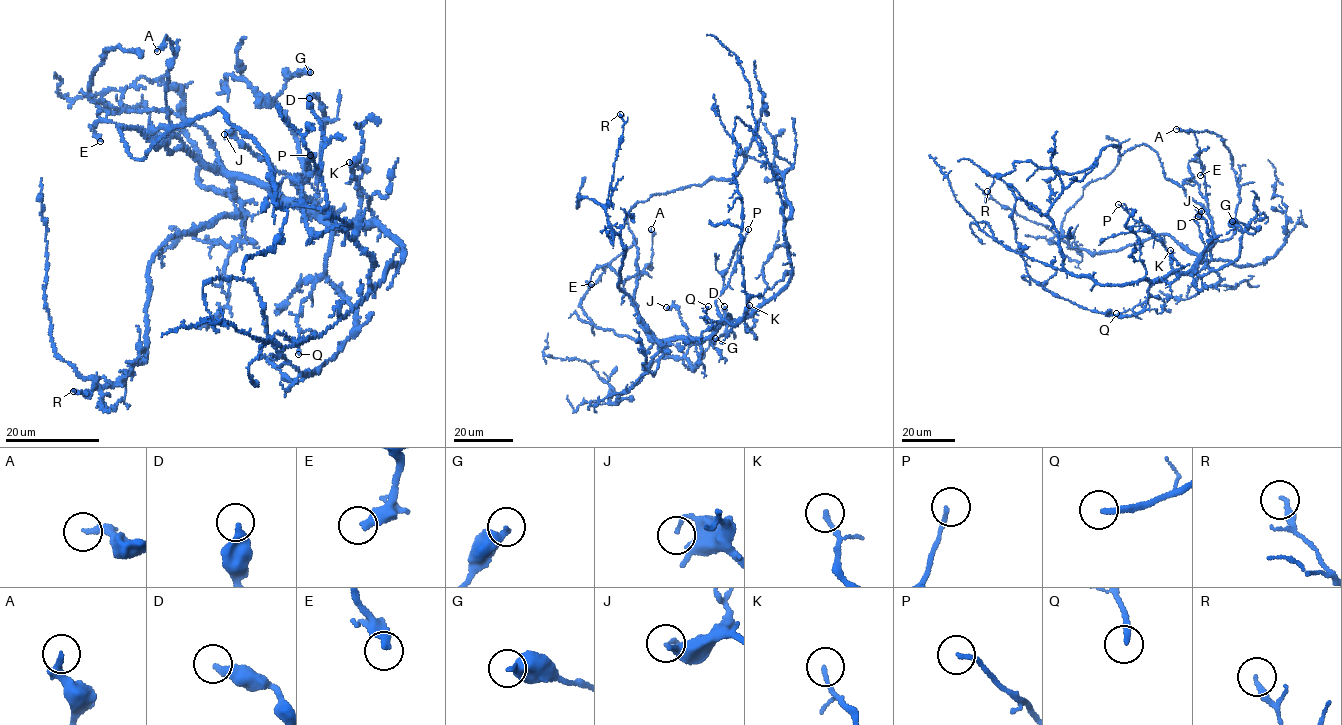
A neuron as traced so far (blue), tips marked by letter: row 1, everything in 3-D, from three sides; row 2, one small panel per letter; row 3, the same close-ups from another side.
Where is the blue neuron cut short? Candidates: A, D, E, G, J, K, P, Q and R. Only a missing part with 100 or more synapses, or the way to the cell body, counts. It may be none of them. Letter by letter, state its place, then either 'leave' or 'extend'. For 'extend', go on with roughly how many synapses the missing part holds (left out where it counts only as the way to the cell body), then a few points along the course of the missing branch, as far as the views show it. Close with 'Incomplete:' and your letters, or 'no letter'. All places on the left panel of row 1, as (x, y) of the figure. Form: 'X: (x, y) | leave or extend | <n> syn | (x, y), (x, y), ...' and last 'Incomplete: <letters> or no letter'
A: (157, 51) | leave
D: (309, 98) | leave
E: (100, 141) | extend
G: (310, 72) | leave
J: (224, 134) | leave
K: (349, 162) | leave
P: (310, 155) | leave
Q: (298, 354) | leave
R: (73, 391) | leave
Incomplete: E

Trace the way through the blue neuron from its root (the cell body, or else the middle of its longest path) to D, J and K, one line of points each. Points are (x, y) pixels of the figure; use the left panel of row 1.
D: (220, 173), (267, 185), (309, 209), (317, 195), (324, 127), (324, 105), (318, 97), (309, 98)
J: (220, 173), (267, 185), (299, 204), (304, 199), (290, 175), (276, 170), (227, 131), (224, 134)
K: (220, 173), (267, 185), (315, 216), (343, 226), (358, 216), (357, 181), (367, 169), (349, 162)

